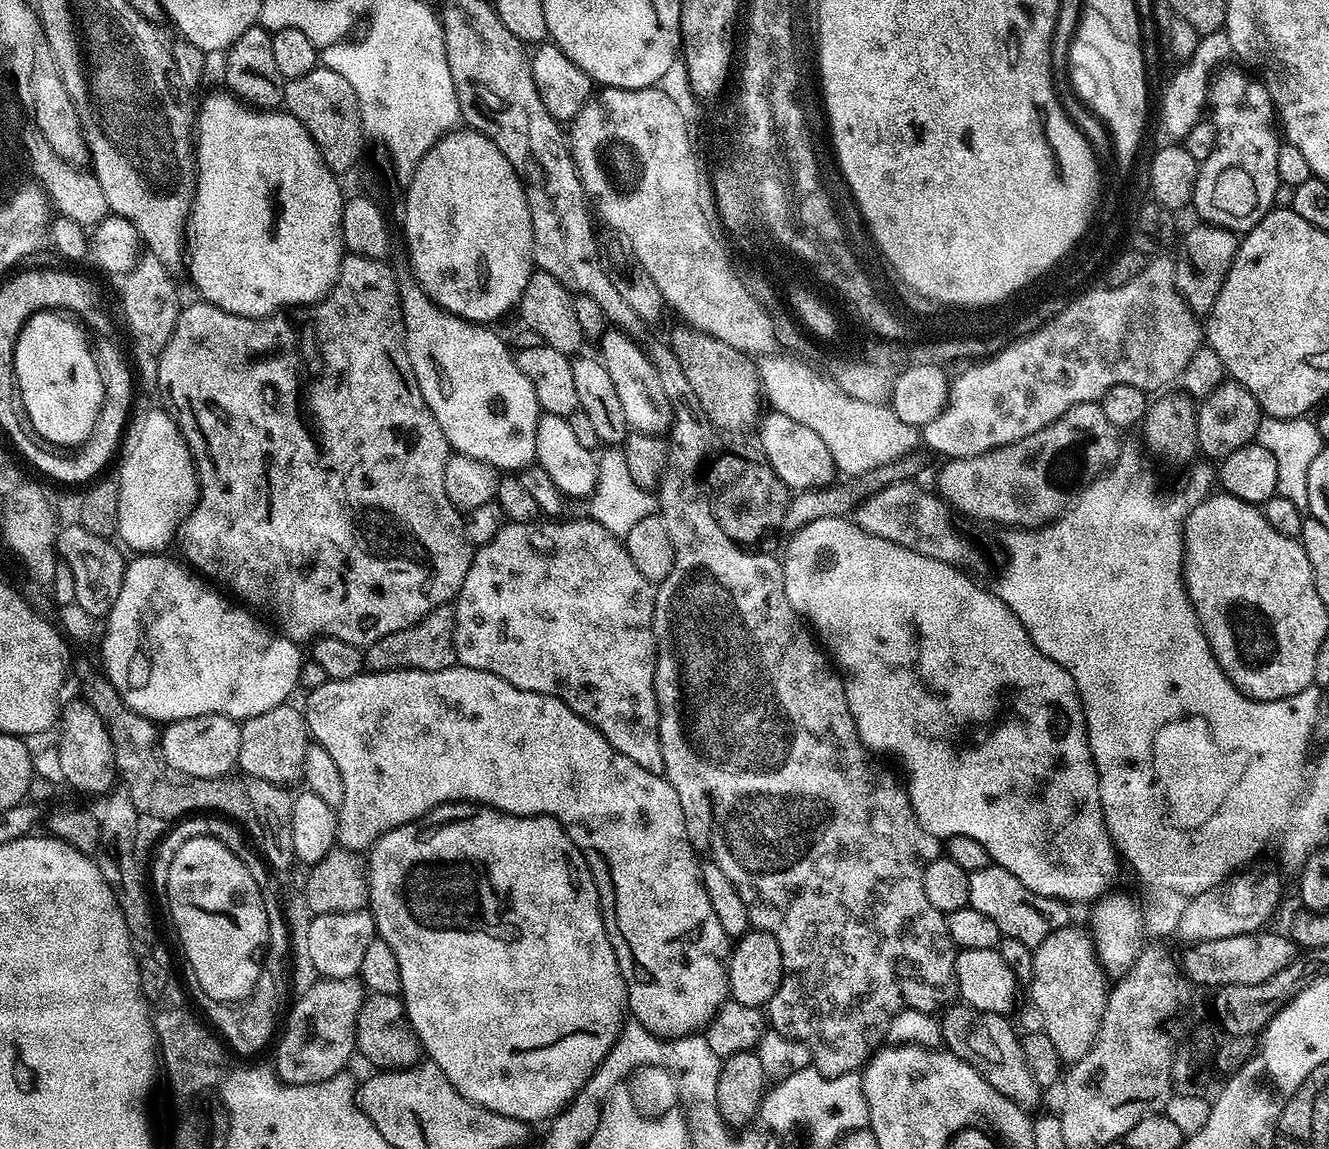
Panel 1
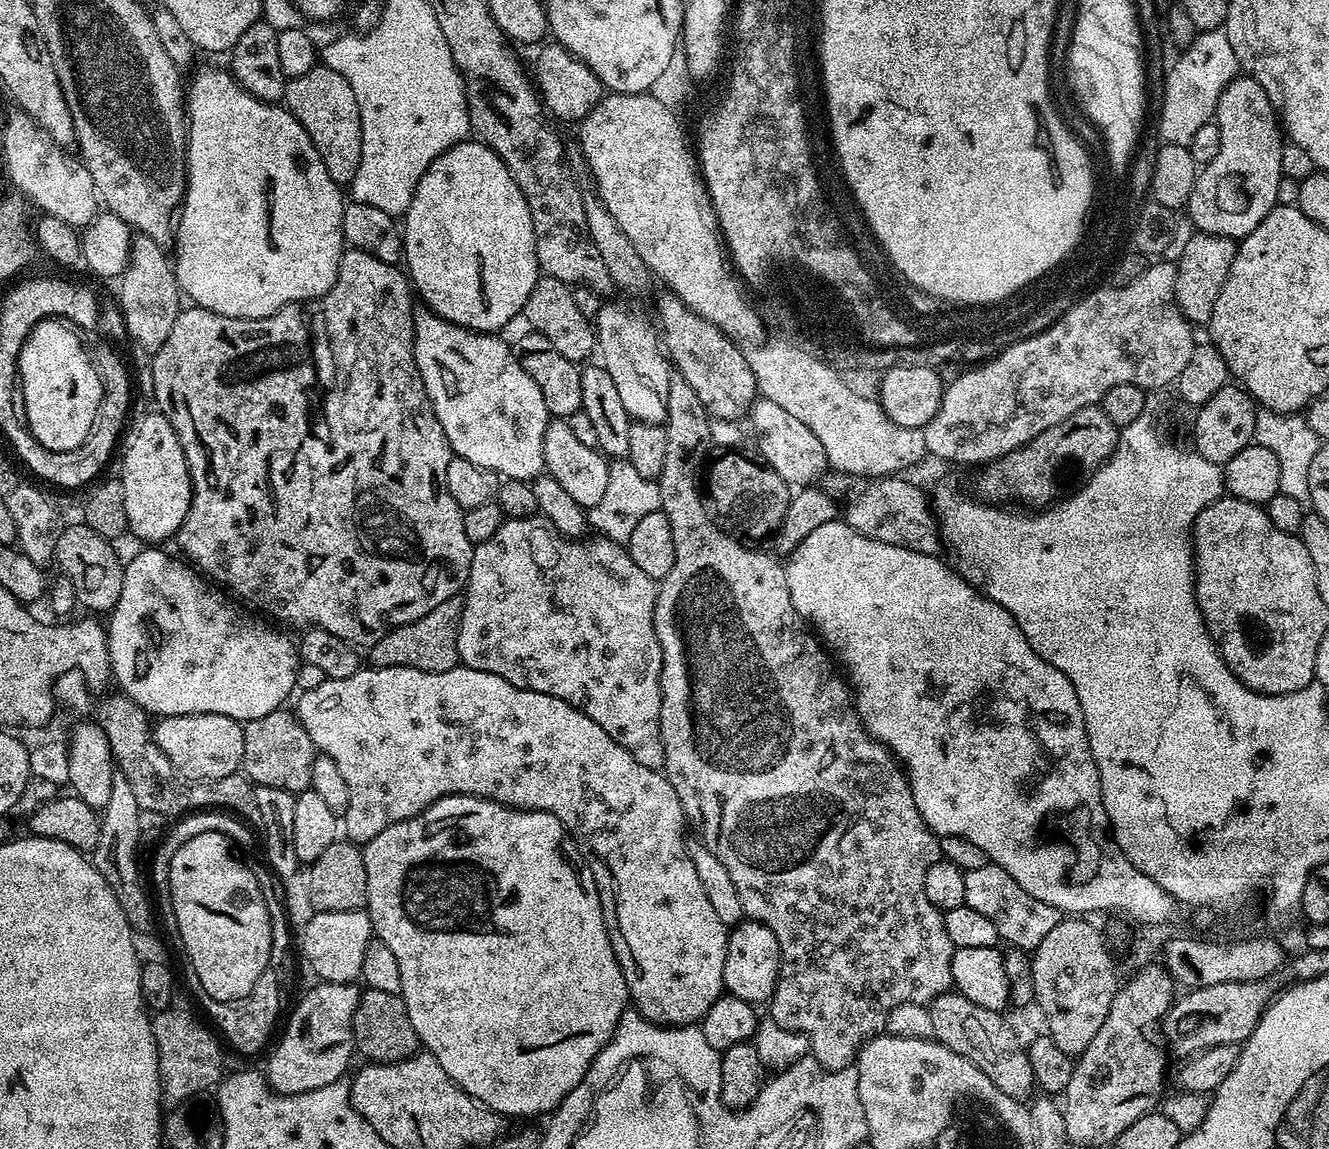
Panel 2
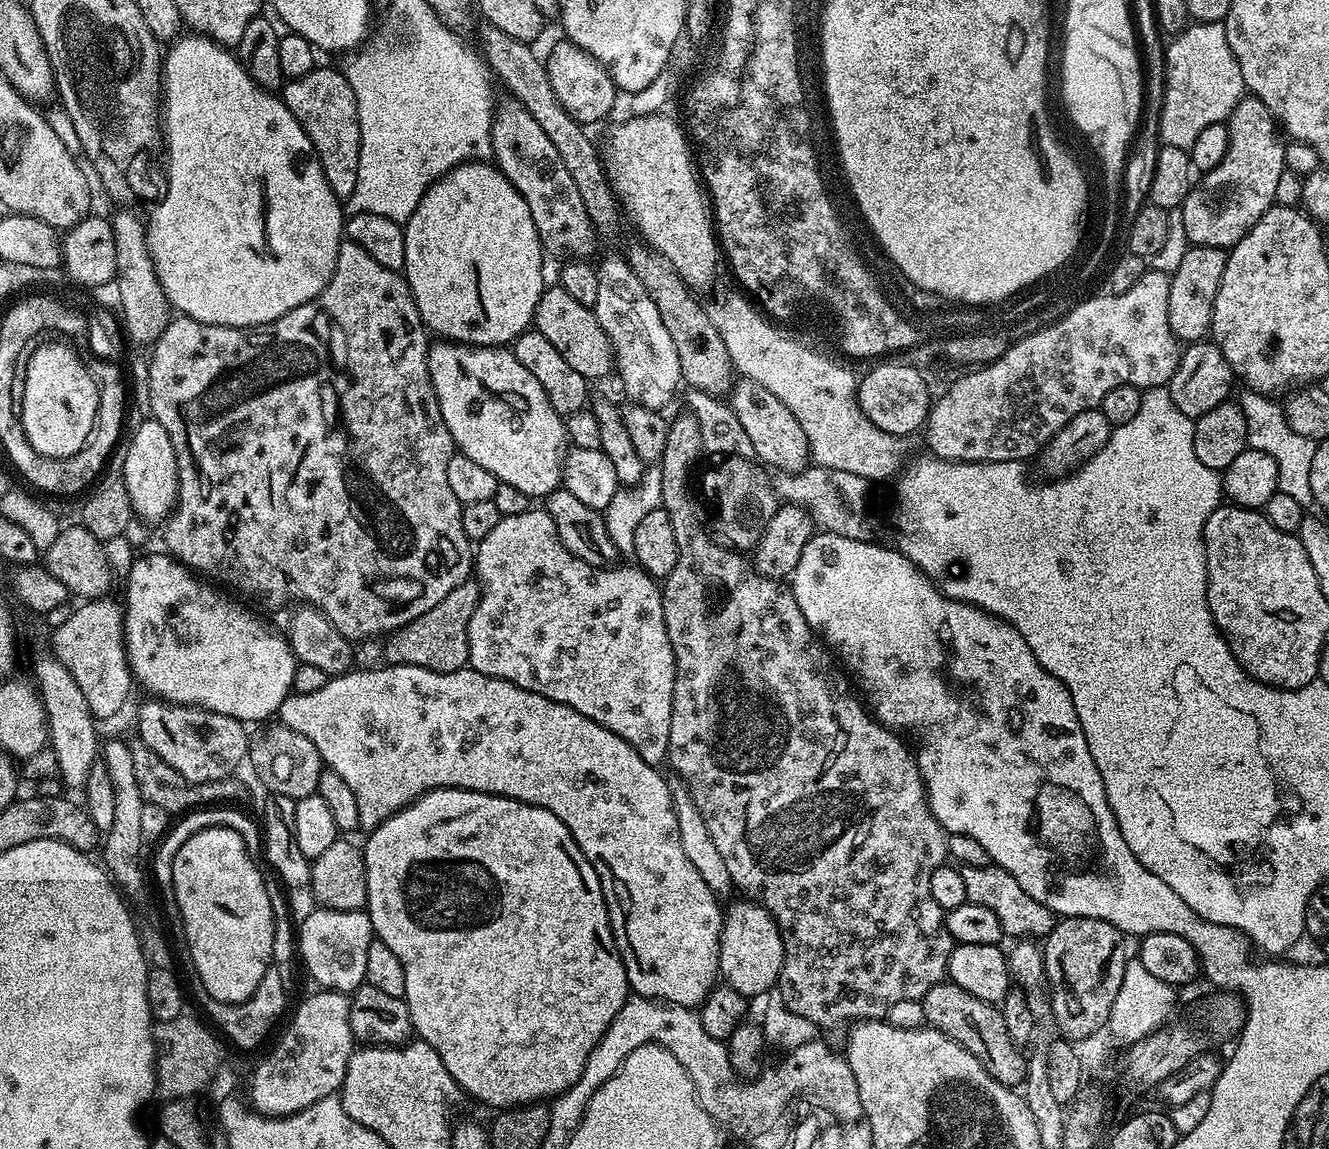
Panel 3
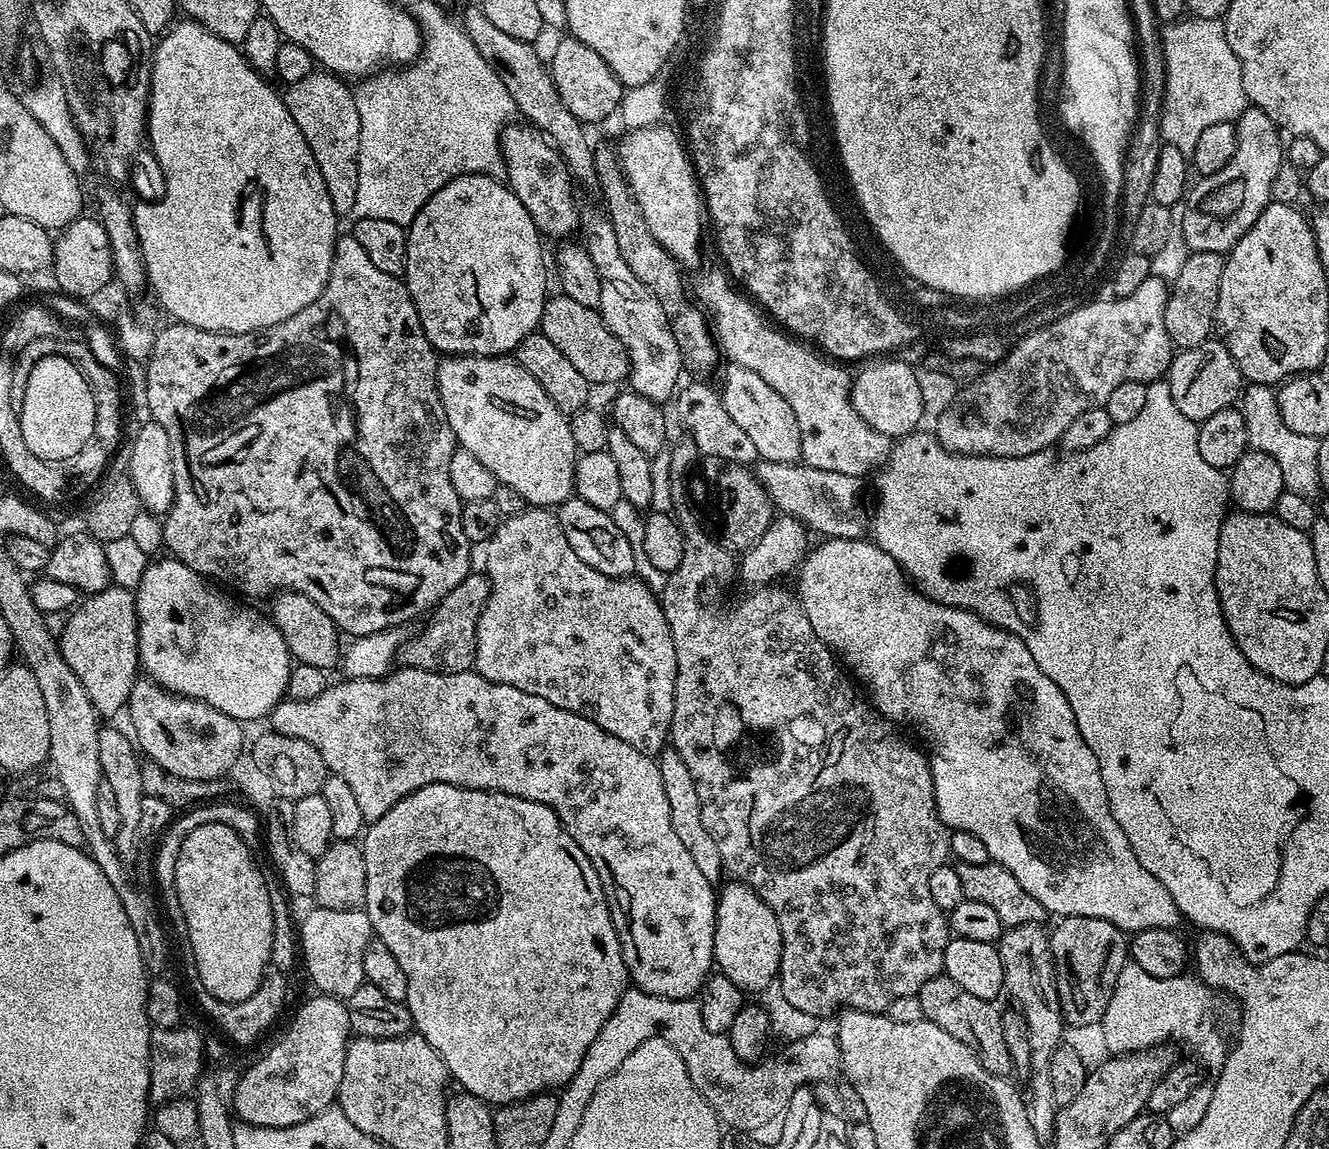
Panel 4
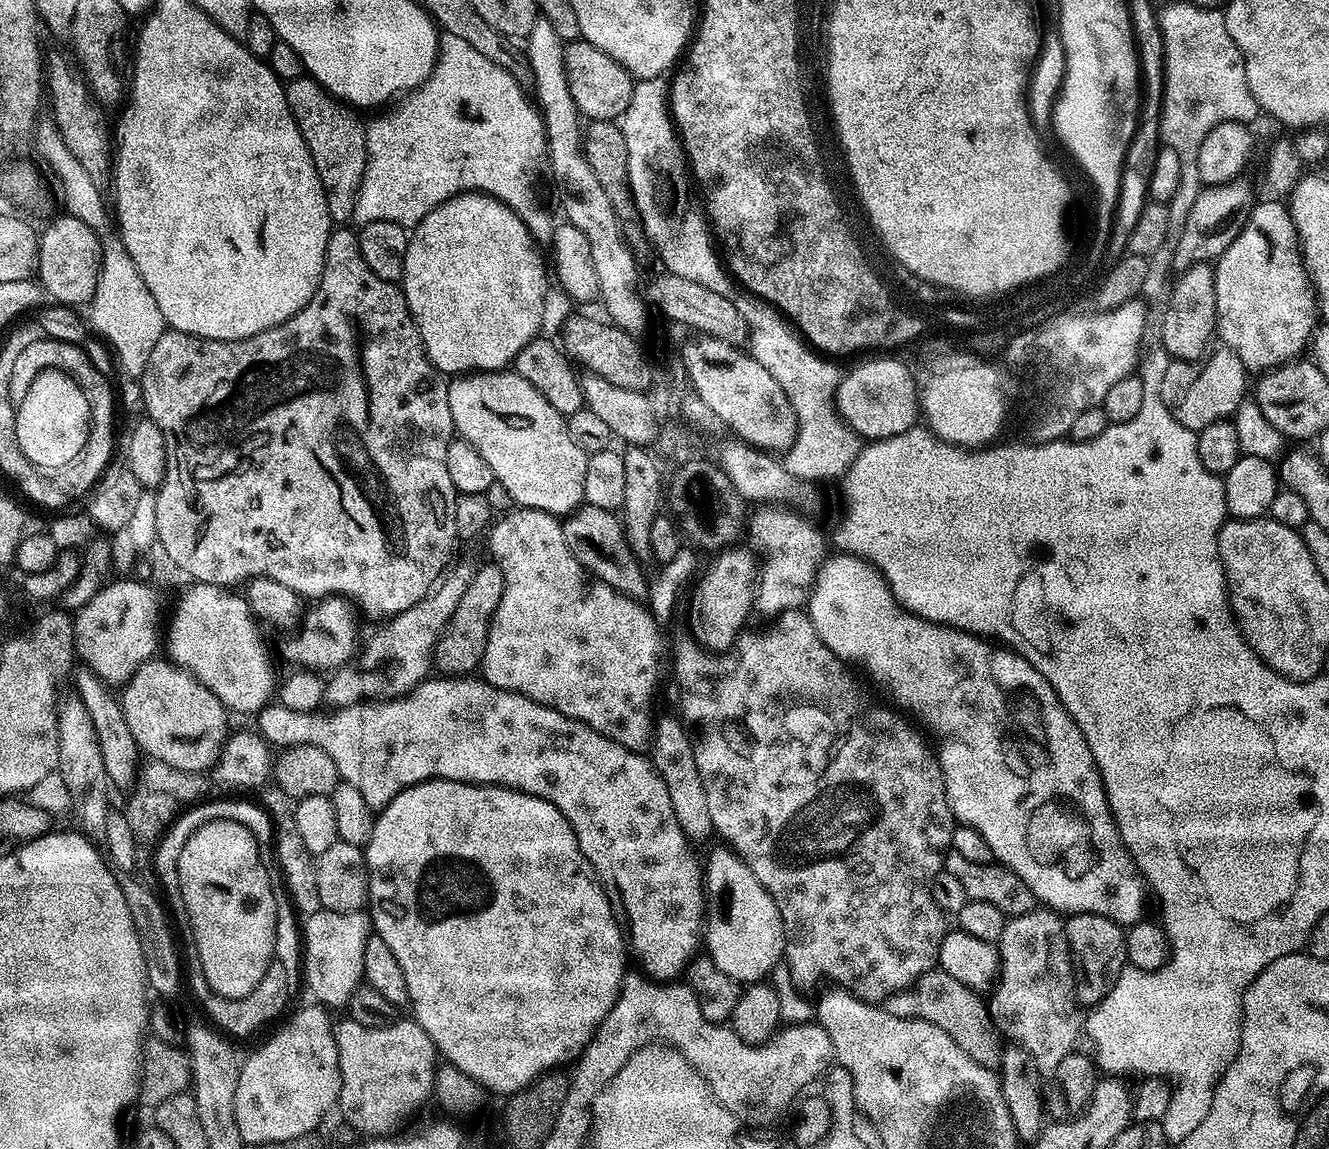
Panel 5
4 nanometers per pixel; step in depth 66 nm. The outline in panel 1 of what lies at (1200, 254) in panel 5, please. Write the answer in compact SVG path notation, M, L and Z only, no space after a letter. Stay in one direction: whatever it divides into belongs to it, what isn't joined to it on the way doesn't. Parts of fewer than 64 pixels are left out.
M1221 67L1210 80L1207 107L1216 128L1216 145L1210 150L1210 158L1199 161L1191 207L1196 208L1203 223L1243 234L1274 207L1274 190L1281 183L1278 150L1282 140L1274 123L1268 89L1259 79L1251 80L1247 71L1226 67Z

